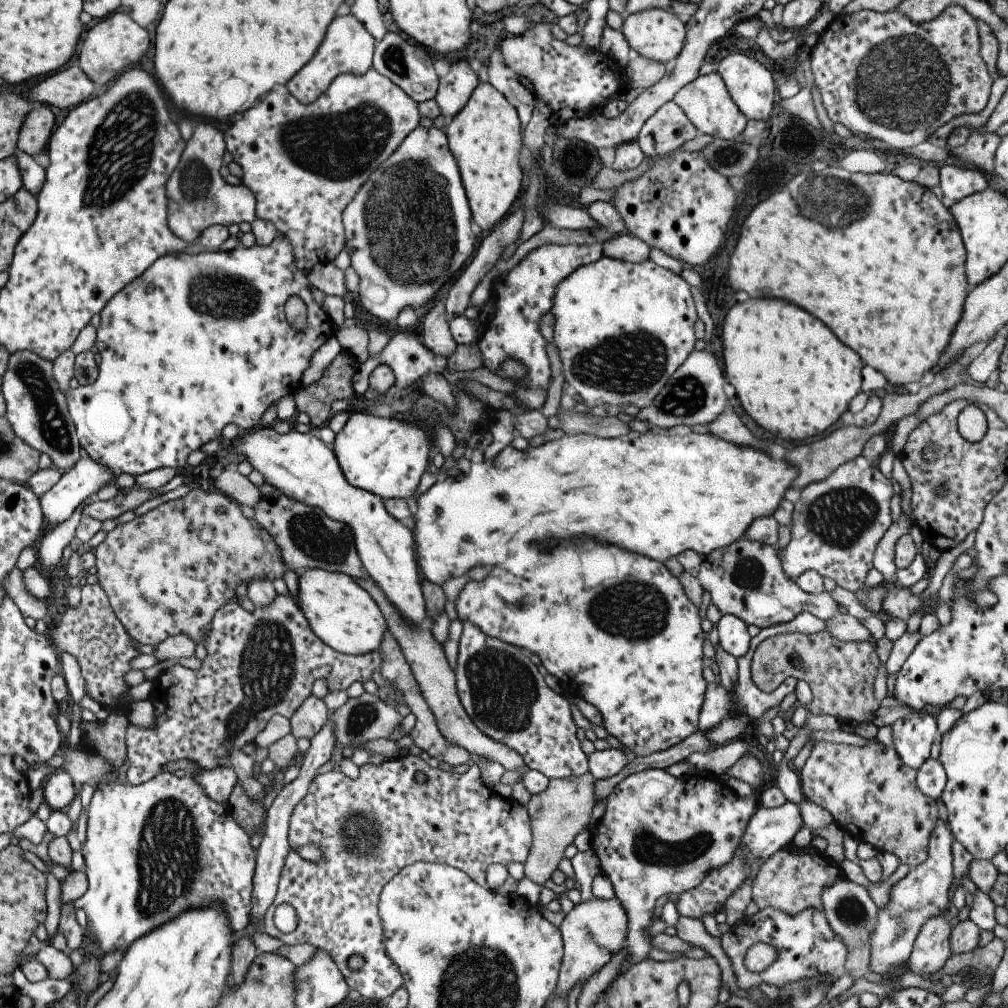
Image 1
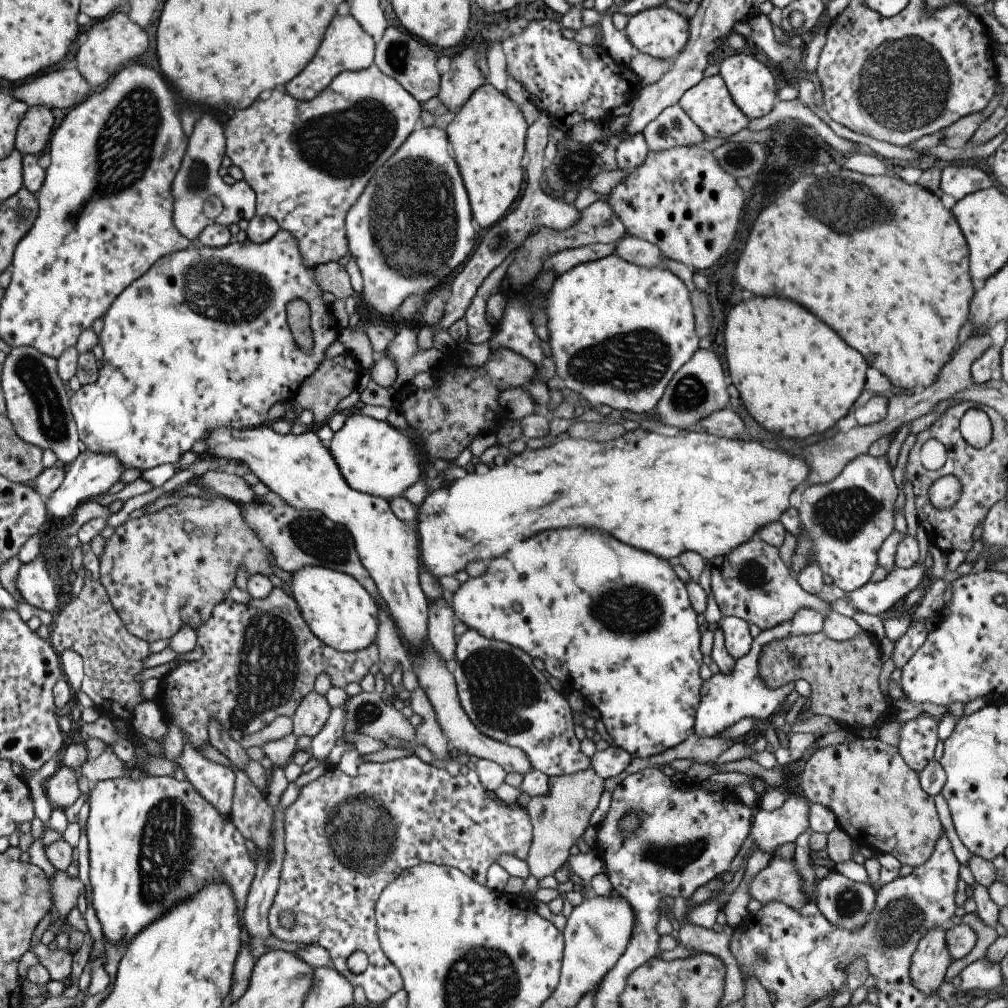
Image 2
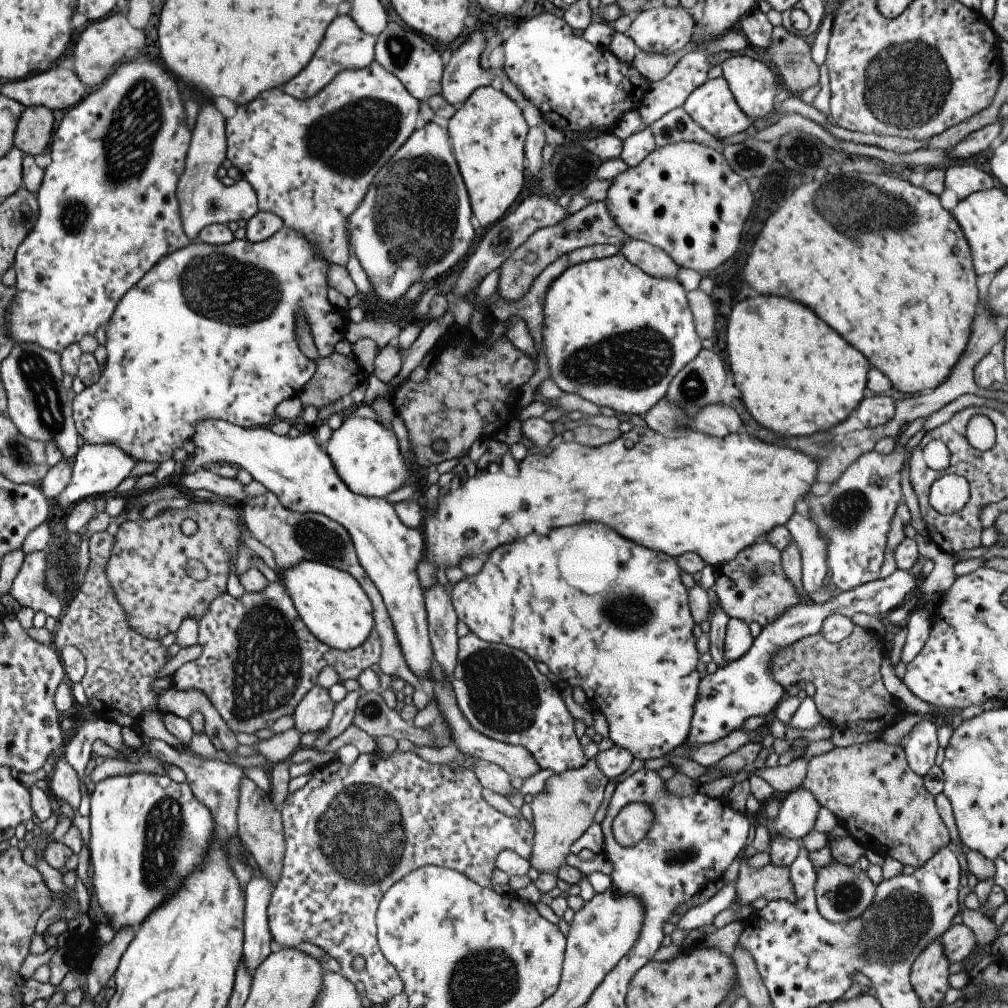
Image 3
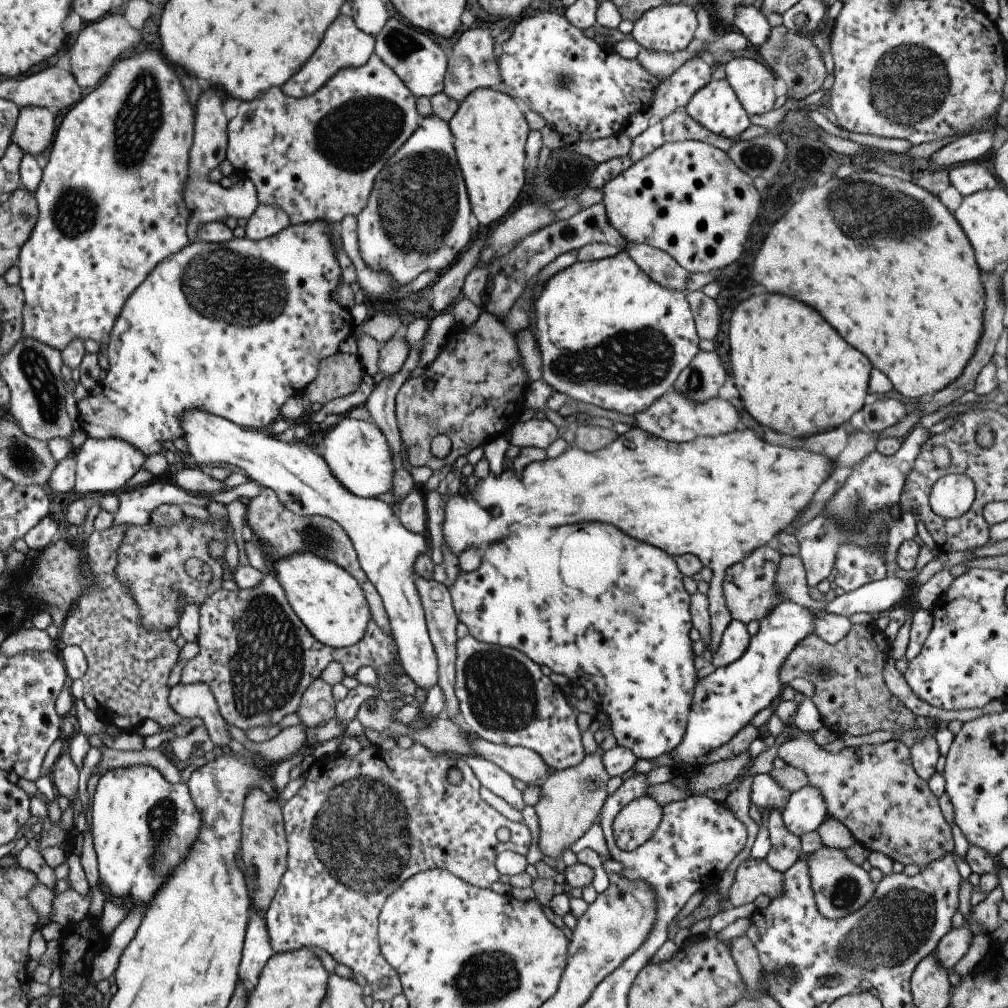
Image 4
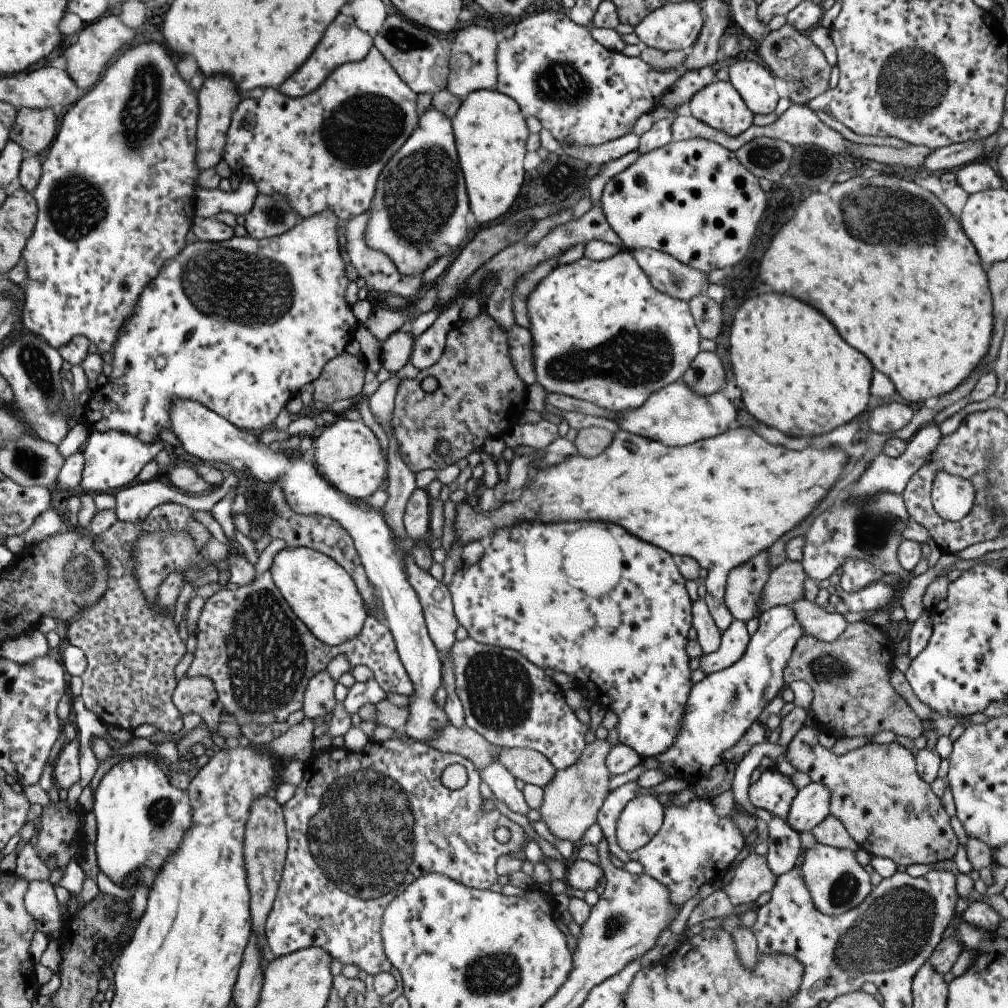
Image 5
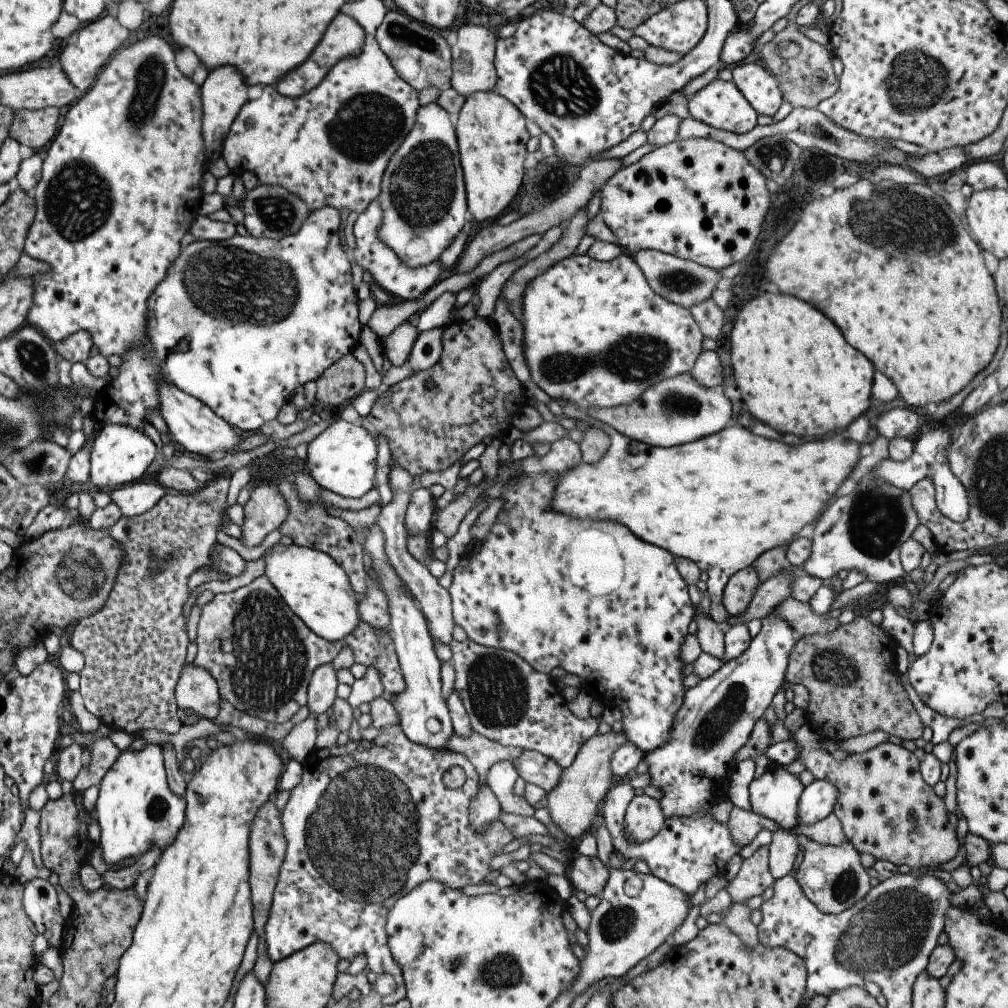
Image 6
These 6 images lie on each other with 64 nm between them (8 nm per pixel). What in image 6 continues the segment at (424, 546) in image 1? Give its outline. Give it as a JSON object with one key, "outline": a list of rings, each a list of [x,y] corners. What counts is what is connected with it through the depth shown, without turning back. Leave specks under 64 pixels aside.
{"outline":[[[565,404],[561,408],[565,418],[579,420],[605,432],[611,440],[609,450],[597,464],[577,464],[567,474],[561,474],[553,500],[549,506],[561,514],[573,518],[591,518],[591,520],[617,520],[625,524],[639,540],[645,540],[657,548],[667,550],[673,558],[687,558],[703,572],[709,572],[707,592],[711,600],[711,620],[719,626],[727,624],[729,614],[725,612],[721,598],[729,578],[741,570],[747,570],[763,552],[789,546],[795,534],[821,516],[827,500],[837,492],[837,488],[847,480],[851,470],[859,460],[859,442],[847,440],[841,430],[831,434],[827,440],[813,440],[799,446],[789,446],[777,440],[765,440],[753,436],[745,428],[731,426],[711,436],[673,446],[673,448],[651,448],[637,440],[631,440],[609,424],[587,416],[583,410]]]}

